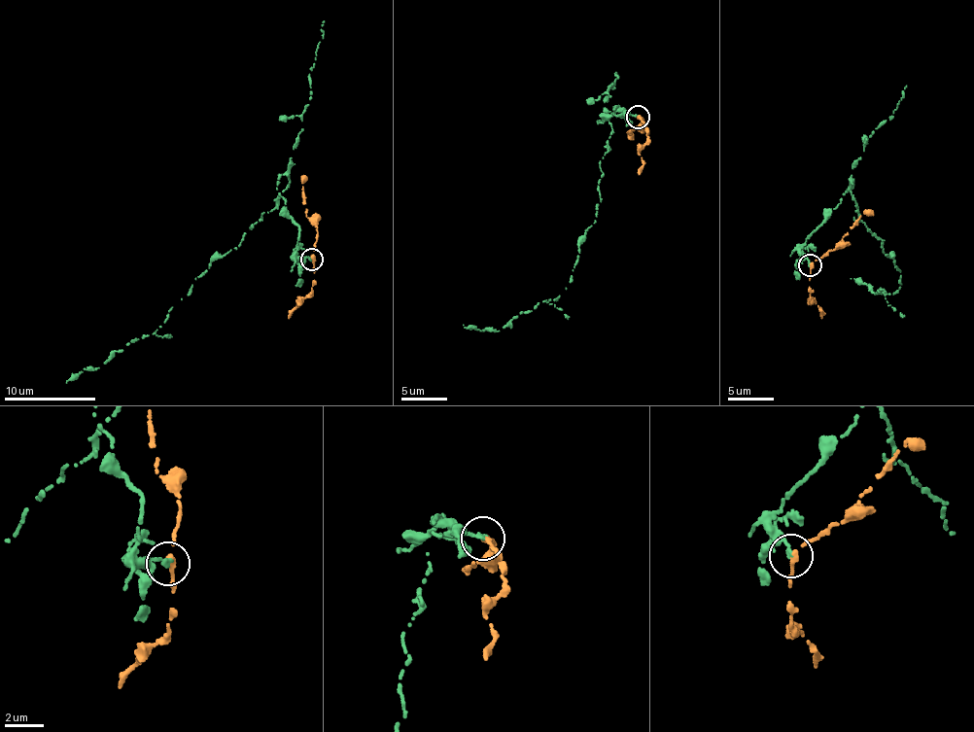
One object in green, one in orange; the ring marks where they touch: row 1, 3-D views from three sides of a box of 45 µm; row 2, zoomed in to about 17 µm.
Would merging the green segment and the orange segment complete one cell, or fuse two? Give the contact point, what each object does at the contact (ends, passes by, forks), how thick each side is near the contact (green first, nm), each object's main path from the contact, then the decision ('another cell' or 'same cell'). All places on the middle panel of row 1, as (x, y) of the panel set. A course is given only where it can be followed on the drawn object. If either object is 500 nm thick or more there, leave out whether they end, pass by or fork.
place (638, 117); green ends; orange passes by; calibres 280 and 240 nm; course green (637, 116), (618, 107), (597, 122), (612, 128), (599, 163), (600, 200), (557, 301), (498, 331), (464, 324); course orange (637, 116), (643, 119), (642, 125), (628, 132), (630, 137); another cell

